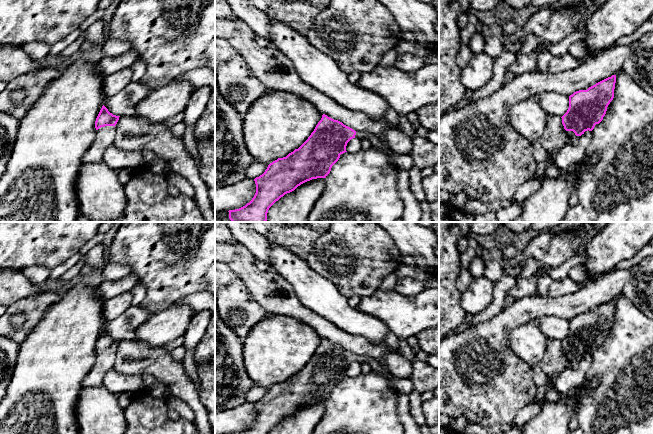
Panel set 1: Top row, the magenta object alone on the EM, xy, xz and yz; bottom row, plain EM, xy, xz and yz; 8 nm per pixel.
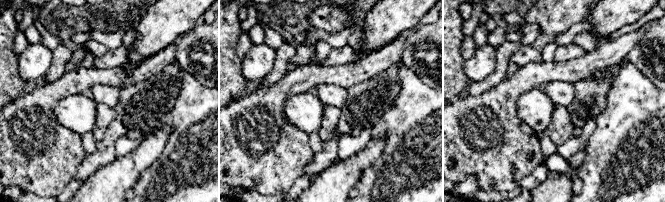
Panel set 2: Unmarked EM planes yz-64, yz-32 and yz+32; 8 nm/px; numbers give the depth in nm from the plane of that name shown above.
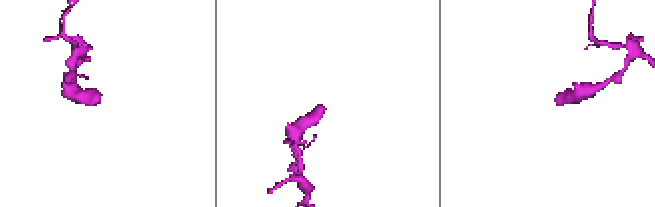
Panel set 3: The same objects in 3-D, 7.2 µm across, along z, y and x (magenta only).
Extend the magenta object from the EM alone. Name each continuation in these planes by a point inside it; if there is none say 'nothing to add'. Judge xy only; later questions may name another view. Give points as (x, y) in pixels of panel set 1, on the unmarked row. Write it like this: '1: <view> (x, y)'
1: xy (105, 360)

